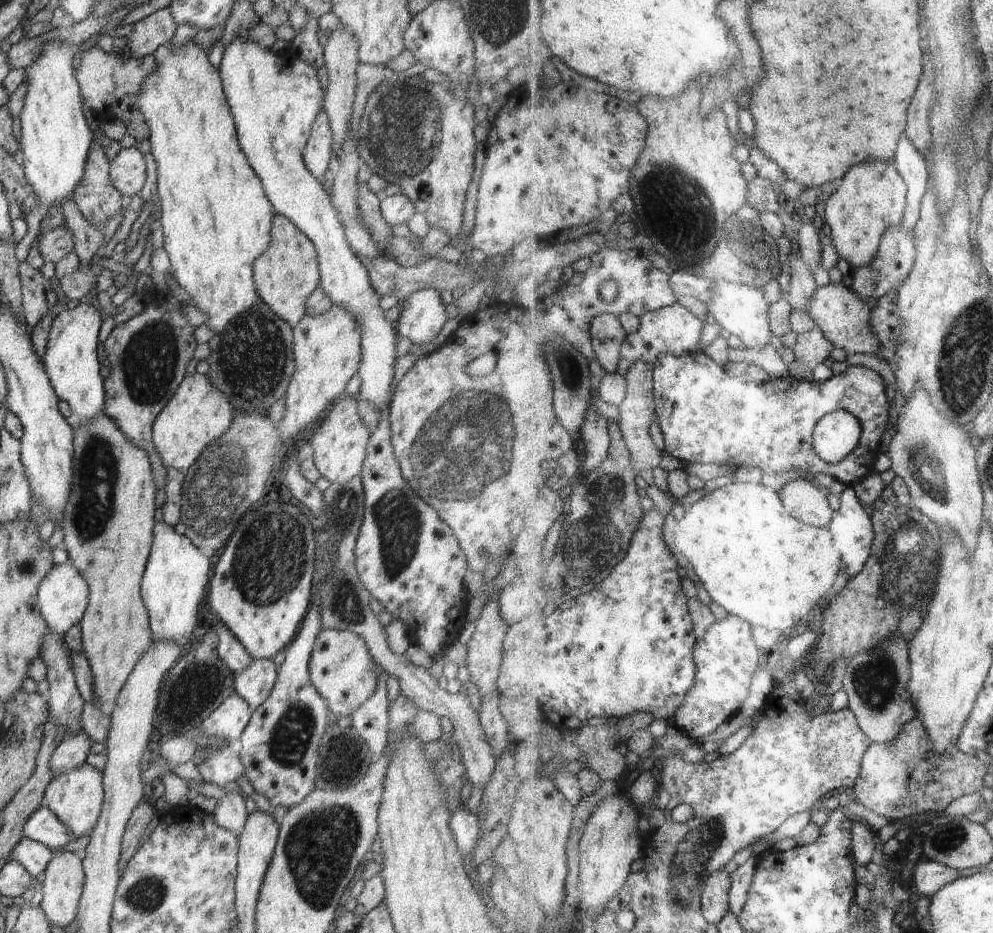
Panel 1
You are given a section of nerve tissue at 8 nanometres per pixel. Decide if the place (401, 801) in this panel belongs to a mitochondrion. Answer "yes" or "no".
no

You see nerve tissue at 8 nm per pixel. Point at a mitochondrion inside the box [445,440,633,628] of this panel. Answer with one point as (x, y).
(607, 551)

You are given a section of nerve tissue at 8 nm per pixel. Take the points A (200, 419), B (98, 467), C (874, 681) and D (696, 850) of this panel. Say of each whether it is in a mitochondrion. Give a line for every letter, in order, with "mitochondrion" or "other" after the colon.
A: other
B: mitochondrion
C: mitochondrion
D: mitochondrion

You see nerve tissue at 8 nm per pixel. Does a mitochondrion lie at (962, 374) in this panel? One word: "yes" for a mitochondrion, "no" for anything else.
yes

